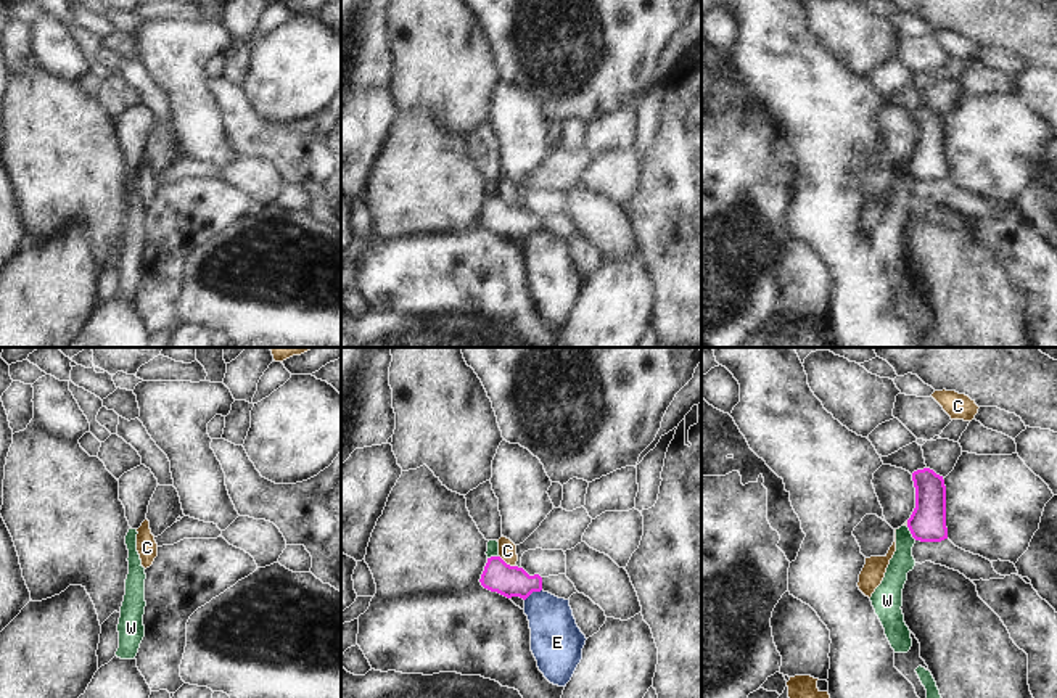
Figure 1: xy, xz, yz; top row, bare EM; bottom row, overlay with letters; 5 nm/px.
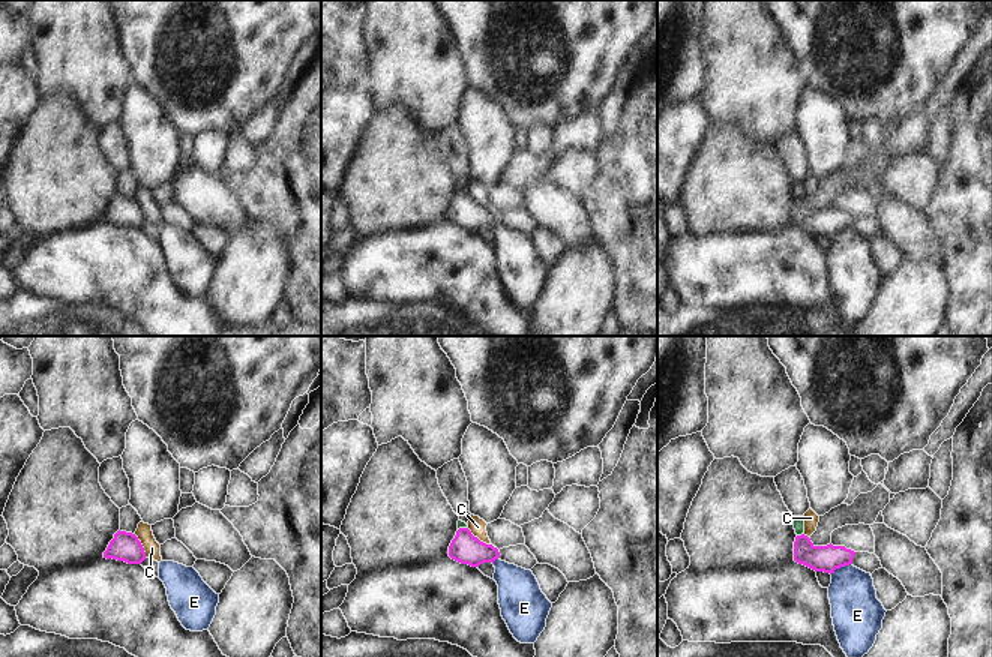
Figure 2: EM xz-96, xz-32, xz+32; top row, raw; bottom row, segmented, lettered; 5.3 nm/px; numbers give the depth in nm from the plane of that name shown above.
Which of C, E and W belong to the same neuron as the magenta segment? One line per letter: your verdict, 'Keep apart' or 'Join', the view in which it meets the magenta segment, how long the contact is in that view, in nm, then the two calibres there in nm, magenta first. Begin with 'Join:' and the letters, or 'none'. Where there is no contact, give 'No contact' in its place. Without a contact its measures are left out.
Join: W
C: Keep apart. Touches magenta in xz. Shared border 110 nm. Thickness 160 nm (magenta) against 100 nm
E: Keep apart. Touches magenta in xz. Shared border 110 nm. Thickness 160 nm (magenta) against 240 nm
W: Join. Touches magenta in yz. Shared border 90 nm. Thickness 190 nm (magenta) against 120 nm.

